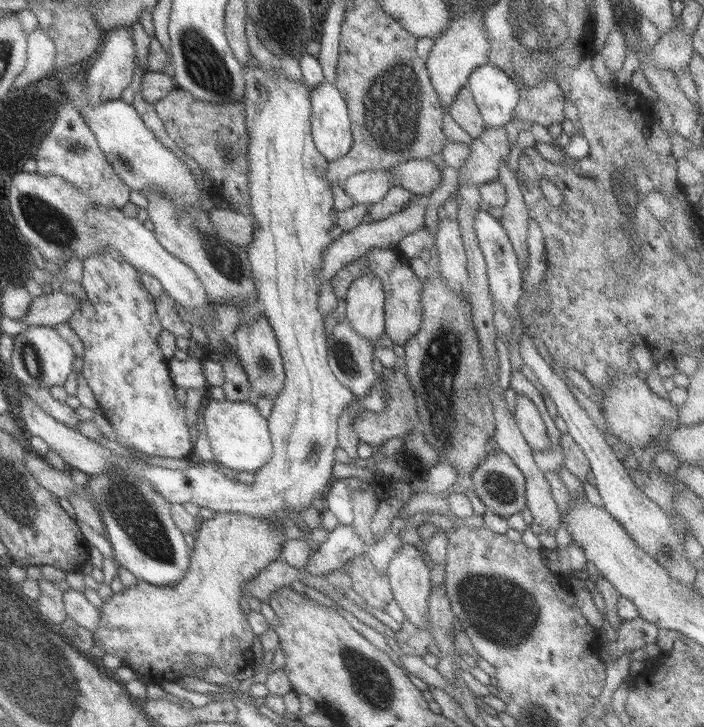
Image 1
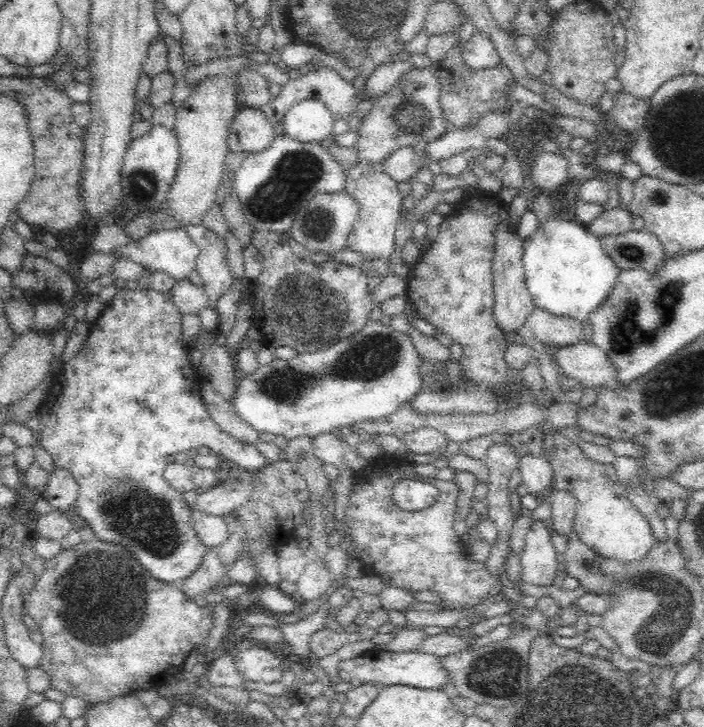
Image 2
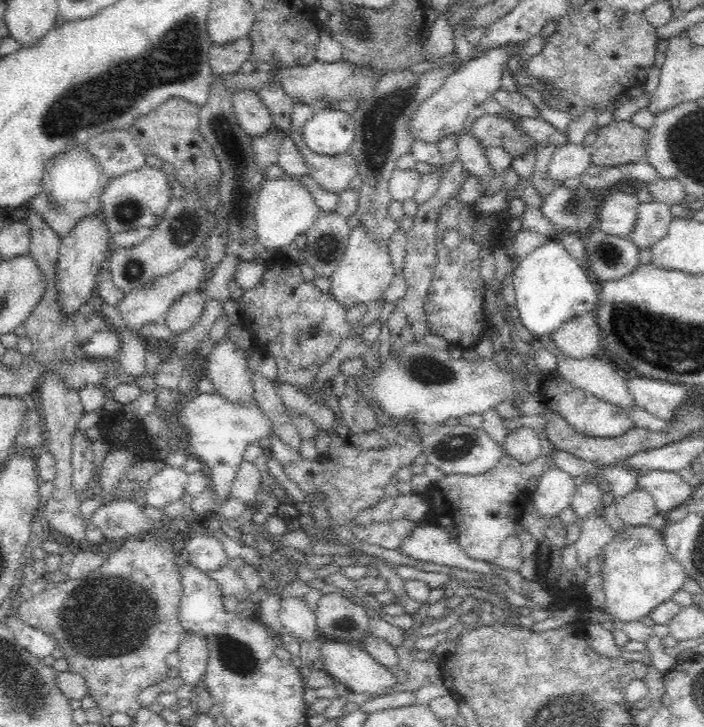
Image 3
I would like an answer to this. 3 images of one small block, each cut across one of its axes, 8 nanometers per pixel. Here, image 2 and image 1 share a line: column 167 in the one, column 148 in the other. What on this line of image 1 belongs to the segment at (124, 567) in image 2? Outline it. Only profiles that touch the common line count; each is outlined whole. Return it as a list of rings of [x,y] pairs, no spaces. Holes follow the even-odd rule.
[[[215,514],[209,520],[199,521],[193,548],[188,555],[188,568],[181,581],[174,585],[155,586],[137,580],[134,586],[123,587],[122,592],[113,593],[97,608],[99,621],[92,631],[94,644],[100,646],[105,654],[119,658],[127,668],[141,676],[145,684],[159,685],[183,676],[202,679],[206,669],[191,664],[189,658],[193,655],[205,656],[210,666],[216,666],[225,674],[233,675],[233,672],[250,666],[253,662],[251,646],[256,637],[239,607],[241,584],[253,579],[253,576],[278,559],[286,535],[285,529],[279,524],[239,514]]]

